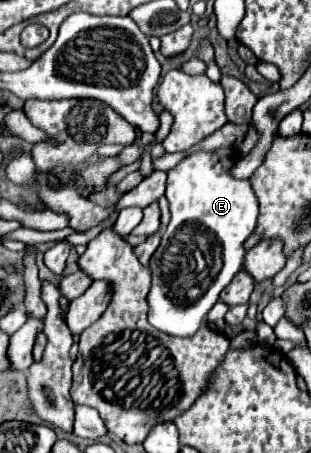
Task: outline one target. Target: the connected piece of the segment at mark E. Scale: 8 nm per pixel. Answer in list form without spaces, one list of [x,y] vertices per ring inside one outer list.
[[[219,148],[213,152],[197,150],[183,158],[173,170],[167,172],[167,192],[171,222],[161,238],[159,248],[151,258],[153,286],[149,292],[149,322],[157,330],[171,336],[191,336],[207,318],[207,312],[219,300],[221,290],[233,280],[233,276],[243,268],[245,240],[253,234],[259,216],[259,202],[249,180],[237,180],[231,176],[231,166],[237,162],[237,150]]]

